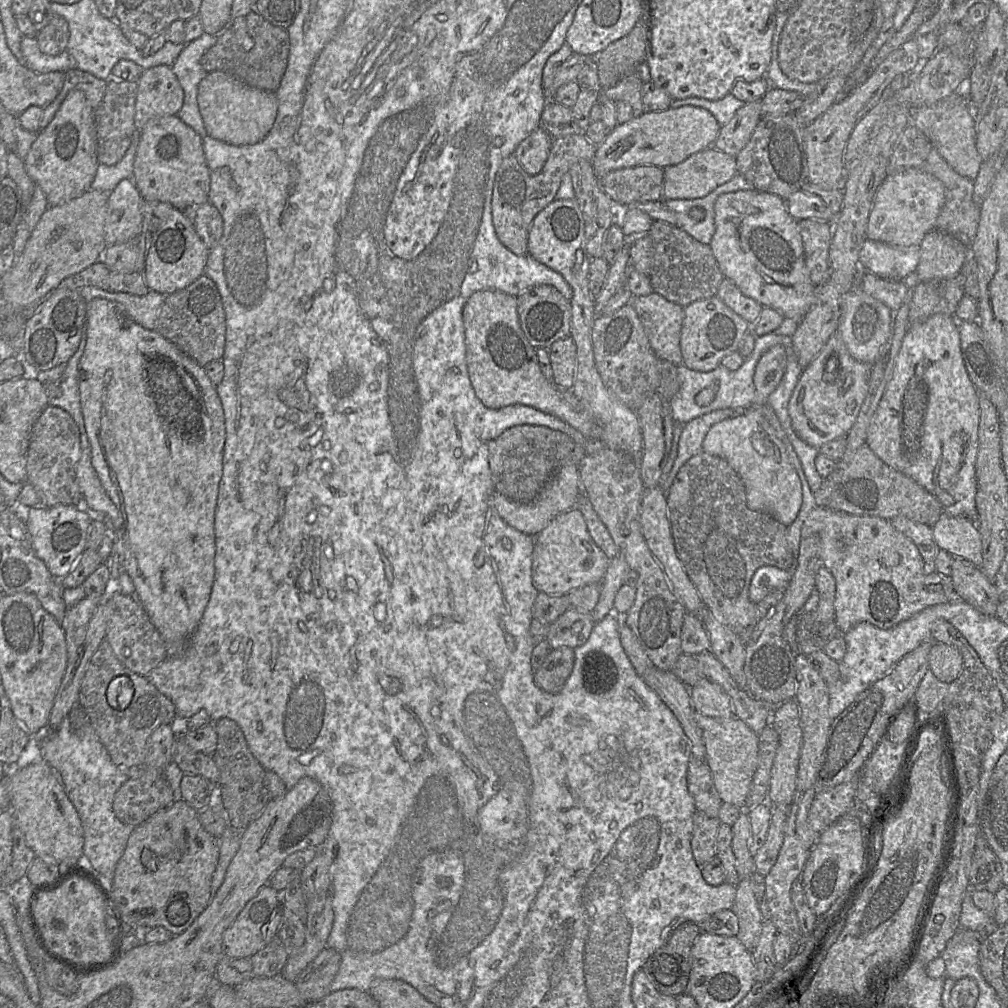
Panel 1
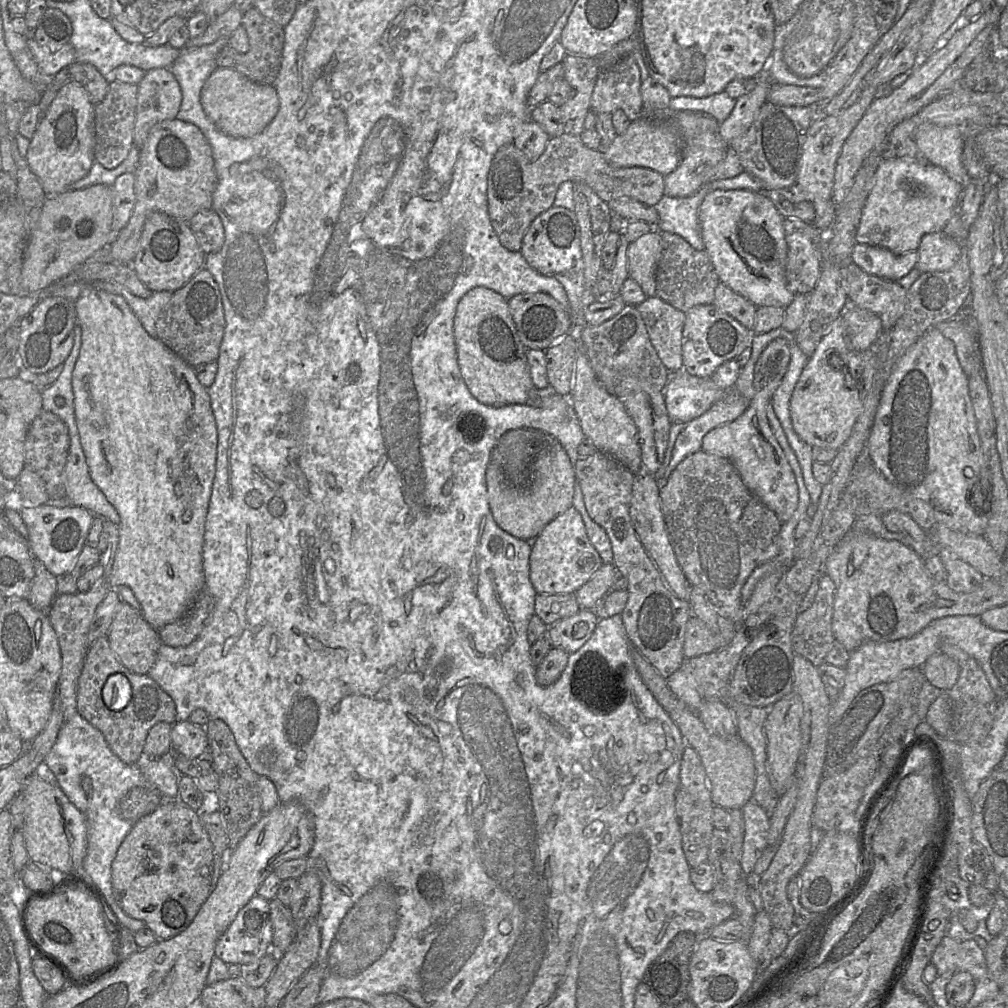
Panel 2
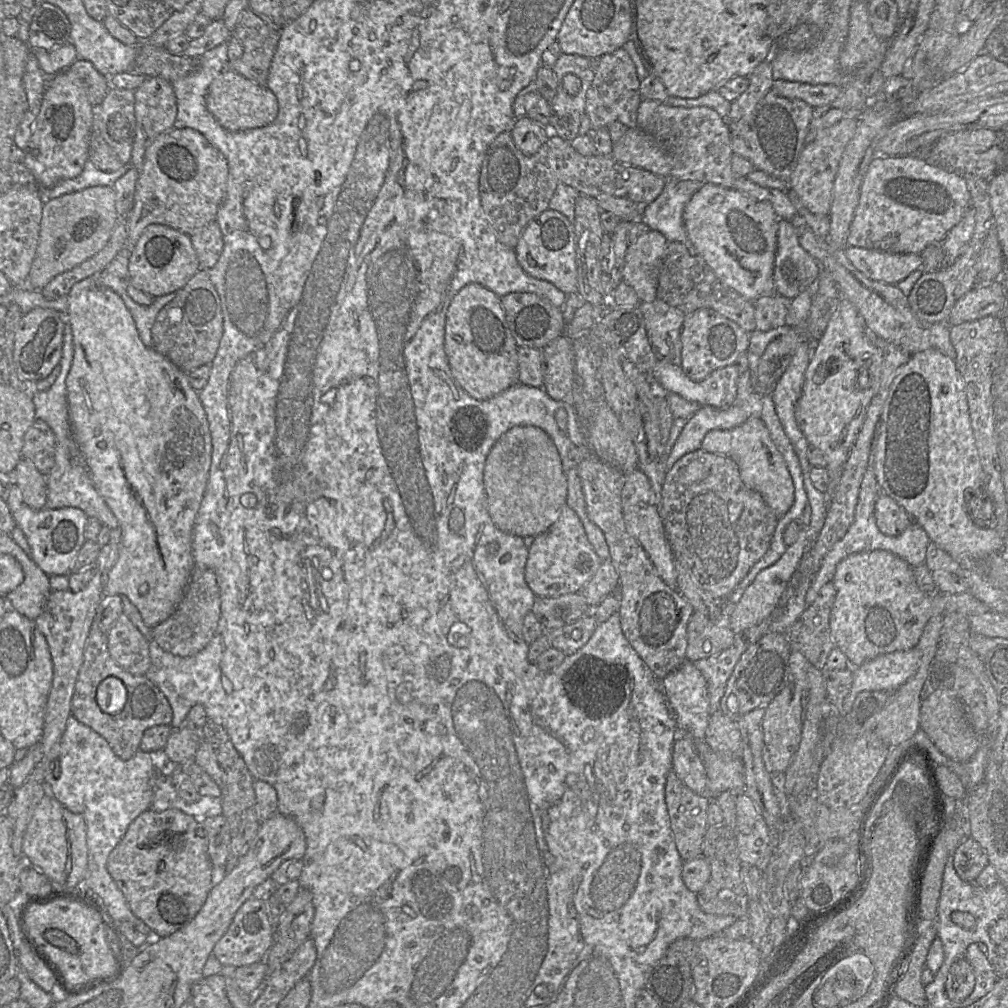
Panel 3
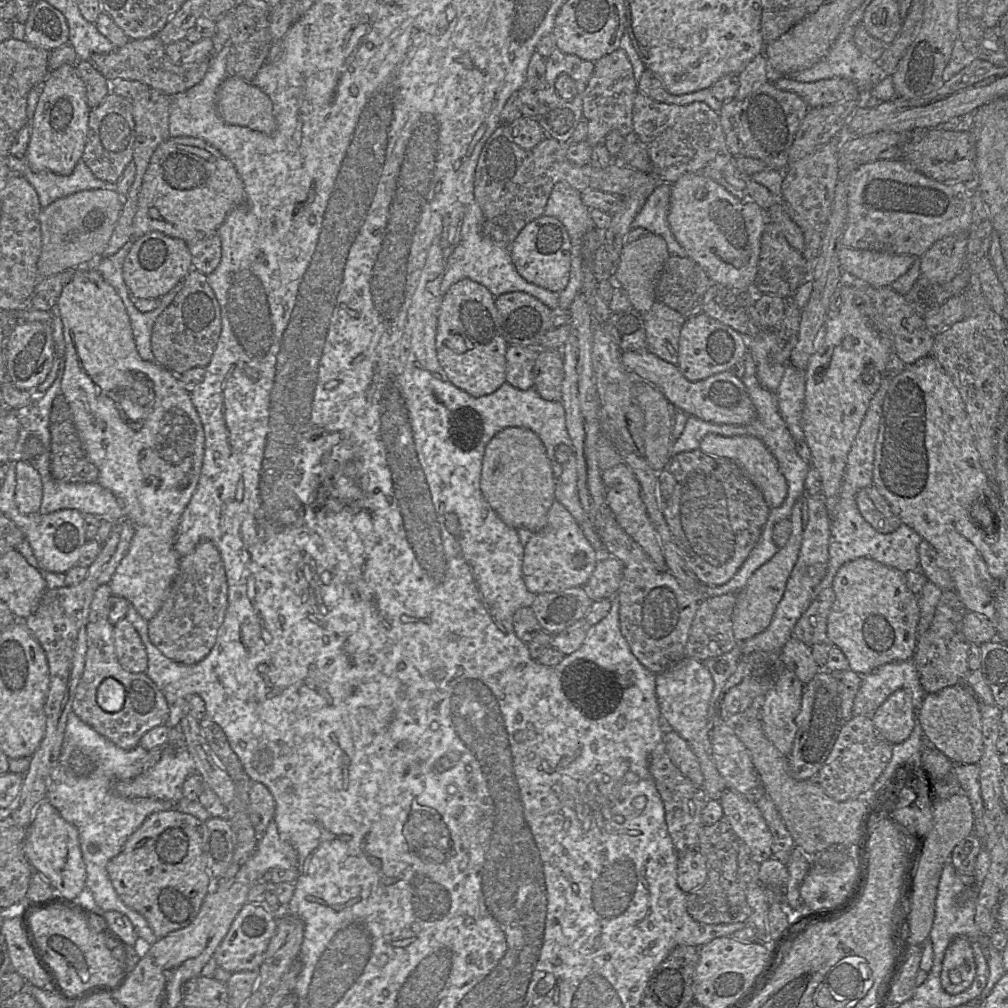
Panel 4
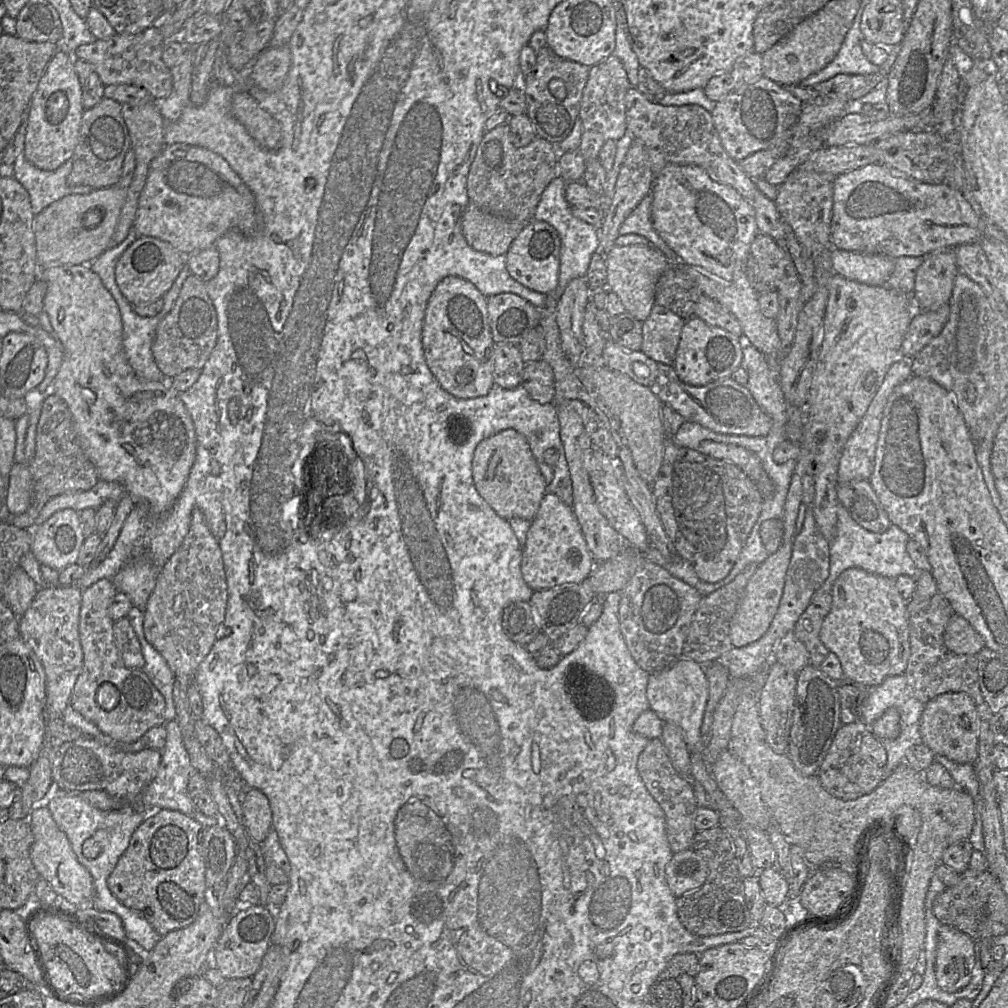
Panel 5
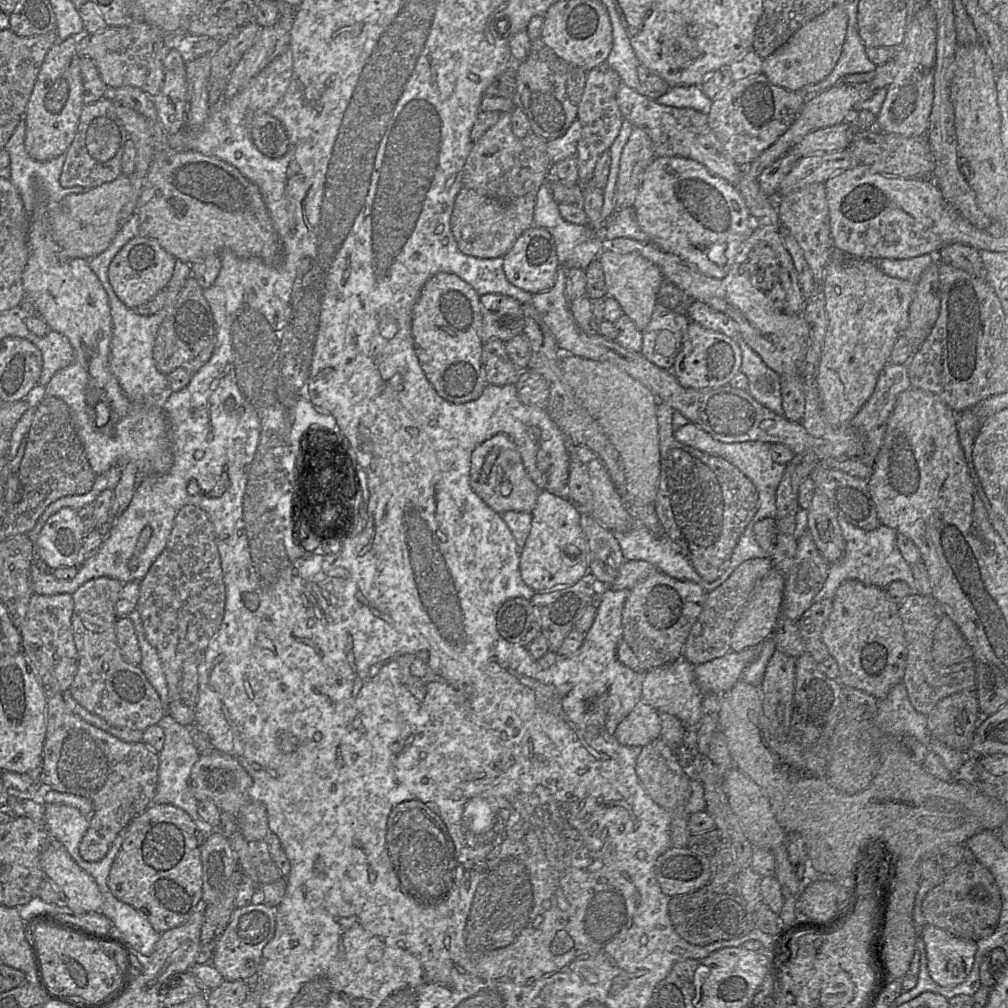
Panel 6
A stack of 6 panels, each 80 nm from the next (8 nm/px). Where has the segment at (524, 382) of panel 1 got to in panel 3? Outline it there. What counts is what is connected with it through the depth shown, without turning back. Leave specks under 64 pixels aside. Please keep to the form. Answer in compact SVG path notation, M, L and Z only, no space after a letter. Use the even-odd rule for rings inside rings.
M478 283L464 286L452 299L446 314L444 349L454 379L474 399L489 399L518 383L518 346L507 325L501 299Z

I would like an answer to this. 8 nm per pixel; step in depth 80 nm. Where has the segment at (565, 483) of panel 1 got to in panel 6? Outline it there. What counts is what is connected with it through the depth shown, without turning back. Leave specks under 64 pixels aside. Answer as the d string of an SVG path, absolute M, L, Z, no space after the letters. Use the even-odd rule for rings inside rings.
M497 434L479 444L470 458L470 486L500 515L508 511L532 513L540 489L527 474L516 444L506 434Z

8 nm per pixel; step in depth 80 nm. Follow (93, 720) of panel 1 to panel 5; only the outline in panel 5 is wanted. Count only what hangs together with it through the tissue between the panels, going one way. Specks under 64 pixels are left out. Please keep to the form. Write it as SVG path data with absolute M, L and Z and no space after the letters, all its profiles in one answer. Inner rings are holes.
M100 579L83 590L79 618L79 638L83 651L83 667L73 687L70 705L85 719L92 722L114 744L134 743L152 727L164 726L165 700L162 694L151 683L142 669L125 666L116 646L113 624L109 616L109 607L117 590L110 579ZM109 682L119 691L118 705L106 711L96 702L99 686Z

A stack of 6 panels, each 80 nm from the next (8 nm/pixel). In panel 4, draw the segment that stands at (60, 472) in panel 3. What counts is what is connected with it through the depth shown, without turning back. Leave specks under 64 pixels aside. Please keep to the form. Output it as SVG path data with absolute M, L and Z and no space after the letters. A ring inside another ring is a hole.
M43 452L31 460L31 463L41 476L43 497L39 508L39 514L49 514L62 509L75 509L81 514L92 514L100 520L109 520L119 523L124 520L123 511L118 505L114 494L102 487L99 483L64 483L55 480L50 472L50 453Z

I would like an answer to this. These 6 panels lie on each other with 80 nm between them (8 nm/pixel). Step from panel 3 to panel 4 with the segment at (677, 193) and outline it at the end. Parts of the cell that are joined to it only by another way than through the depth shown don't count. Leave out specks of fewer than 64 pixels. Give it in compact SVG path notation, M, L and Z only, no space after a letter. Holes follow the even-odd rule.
M670 183L657 185L634 218L631 228L644 228L649 233L662 237L670 255L687 257L686 251L676 241L667 221L671 187Z

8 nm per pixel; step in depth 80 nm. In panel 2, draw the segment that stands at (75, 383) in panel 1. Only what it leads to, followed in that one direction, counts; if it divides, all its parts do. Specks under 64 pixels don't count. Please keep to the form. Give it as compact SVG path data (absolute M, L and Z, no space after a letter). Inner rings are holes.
M74 328L74 344L63 363L63 369L57 380L50 386L41 389L42 410L57 415L67 426L70 446L68 458L78 455L80 437L75 420L74 394L72 389L72 373L81 348L81 328Z

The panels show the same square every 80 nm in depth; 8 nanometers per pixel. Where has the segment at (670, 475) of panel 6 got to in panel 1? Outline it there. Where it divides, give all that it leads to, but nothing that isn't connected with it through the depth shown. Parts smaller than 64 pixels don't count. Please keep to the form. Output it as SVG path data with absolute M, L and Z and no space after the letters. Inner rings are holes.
M703 450L680 468L666 501L677 555L703 603L722 624L747 643L758 622L756 604L749 599L749 586L755 571L764 565L788 569L793 563L786 540L787 526L769 513L750 509L744 484L735 470L725 459Z

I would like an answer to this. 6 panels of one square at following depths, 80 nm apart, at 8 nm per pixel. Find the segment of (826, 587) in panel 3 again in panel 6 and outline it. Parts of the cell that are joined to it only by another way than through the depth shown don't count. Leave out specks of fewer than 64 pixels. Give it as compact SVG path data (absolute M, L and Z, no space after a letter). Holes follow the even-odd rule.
M832 599L814 602L795 622L800 636L808 652L816 663L823 661L829 655L826 645L821 640L821 630L832 608Z

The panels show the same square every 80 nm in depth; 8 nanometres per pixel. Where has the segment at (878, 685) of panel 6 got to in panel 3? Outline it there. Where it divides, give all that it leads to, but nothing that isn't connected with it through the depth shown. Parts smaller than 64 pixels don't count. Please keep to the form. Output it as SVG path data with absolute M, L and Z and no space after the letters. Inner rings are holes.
M887 550L848 555L836 566L831 582L836 589L836 595L829 618L830 634L835 645L847 656L851 667L860 666L879 655L916 647L926 623L935 614L939 613L944 617L948 612L960 612L969 617L989 611L989 608L969 591L935 595L922 591L917 586L914 568Z

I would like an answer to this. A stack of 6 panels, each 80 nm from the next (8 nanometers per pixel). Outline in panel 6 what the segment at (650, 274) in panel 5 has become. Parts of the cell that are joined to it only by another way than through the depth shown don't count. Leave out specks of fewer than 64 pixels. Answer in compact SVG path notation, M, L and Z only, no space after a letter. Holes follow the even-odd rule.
M603 248L598 256L602 265L606 295L616 299L623 314L642 330L650 321L656 301L656 294L663 280L663 275L657 265L638 253L618 254Z

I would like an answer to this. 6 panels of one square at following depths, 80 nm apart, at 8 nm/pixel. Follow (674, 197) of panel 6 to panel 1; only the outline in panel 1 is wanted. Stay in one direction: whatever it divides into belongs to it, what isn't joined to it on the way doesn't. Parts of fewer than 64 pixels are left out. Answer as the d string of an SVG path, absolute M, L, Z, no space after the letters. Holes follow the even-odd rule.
M740 190L724 193L718 196L714 204L715 233L709 243L713 255L718 263L724 278L731 280L738 289L747 297L757 301L763 307L773 308L781 312L785 317L801 320L810 309L814 300L815 285L812 283L809 271L805 265L802 238L799 233L798 220L792 218L786 210L785 202L777 195L758 190Z

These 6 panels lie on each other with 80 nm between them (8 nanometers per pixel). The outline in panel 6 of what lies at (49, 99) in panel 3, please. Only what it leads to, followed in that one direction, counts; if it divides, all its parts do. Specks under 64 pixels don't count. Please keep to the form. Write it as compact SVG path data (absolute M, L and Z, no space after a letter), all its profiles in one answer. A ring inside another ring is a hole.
M79 37L55 43L47 52L38 72L24 118L26 121L25 149L28 155L46 162L65 155L75 137L83 109L83 82L80 58L76 50Z

